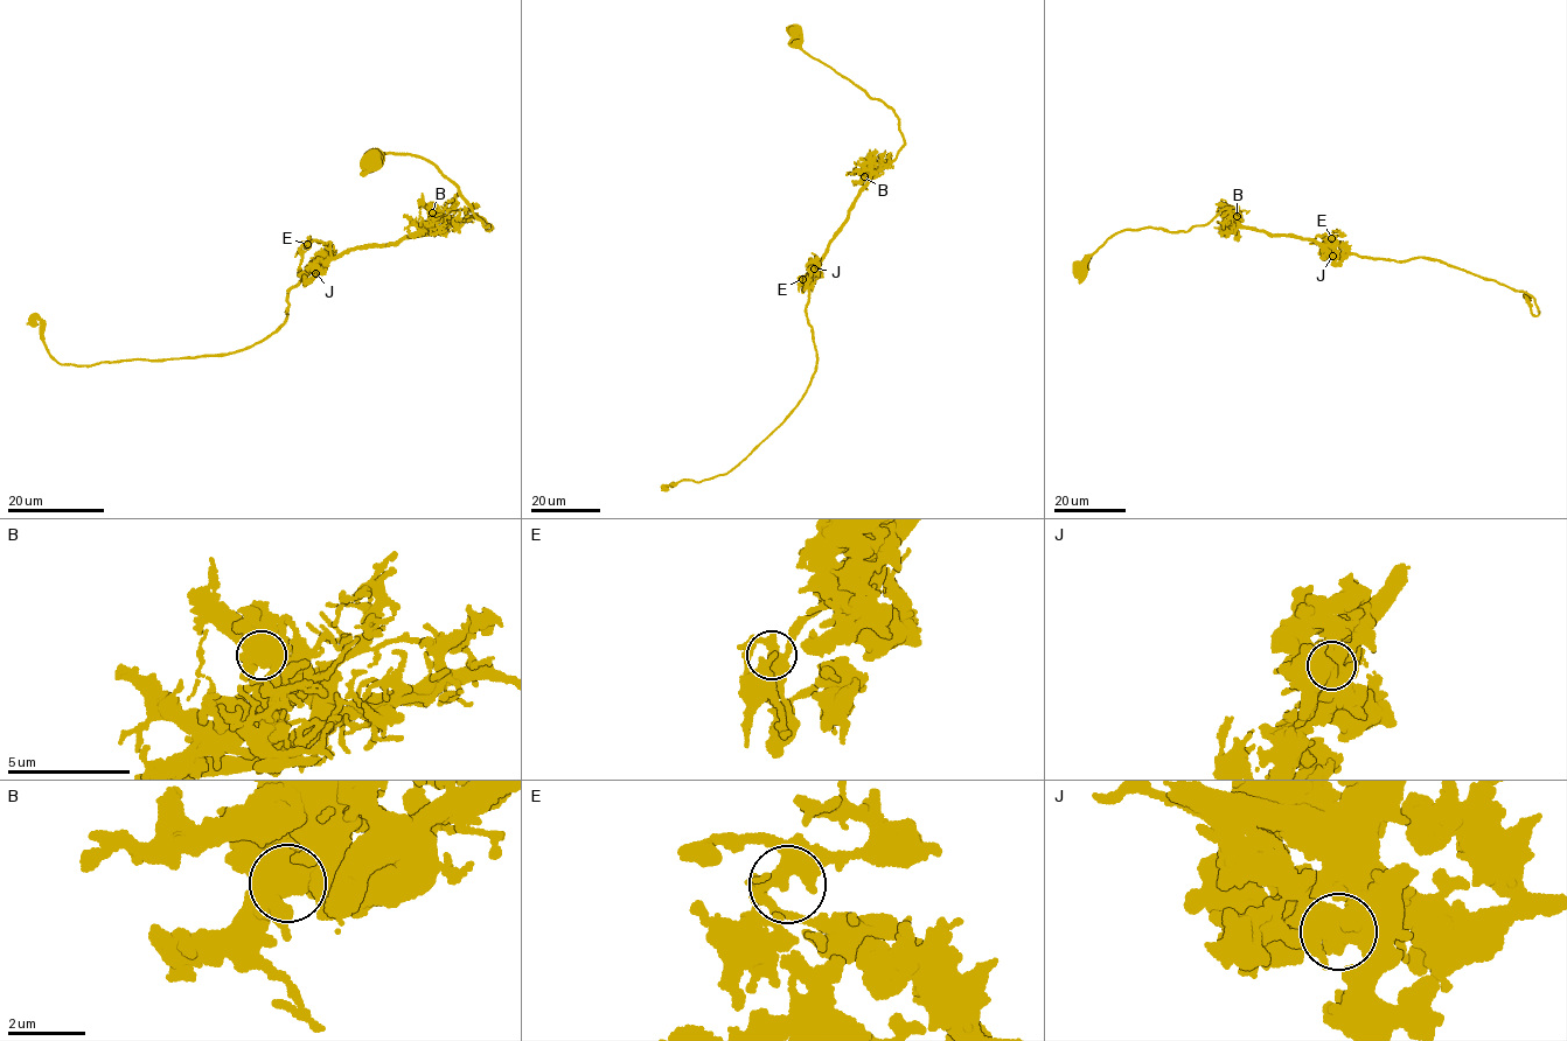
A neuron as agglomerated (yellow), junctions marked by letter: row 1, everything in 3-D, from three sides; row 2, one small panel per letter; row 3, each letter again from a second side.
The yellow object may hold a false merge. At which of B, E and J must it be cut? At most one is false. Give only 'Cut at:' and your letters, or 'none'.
Cut at: J

